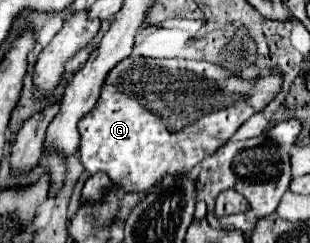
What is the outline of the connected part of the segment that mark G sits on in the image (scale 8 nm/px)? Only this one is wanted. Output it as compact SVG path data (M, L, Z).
M128 56L126 60L118 62L116 68L112 68L112 72L106 76L104 80L104 88L100 92L98 104L92 108L92 112L88 112L80 122L78 122L78 130L80 130L80 162L84 166L84 170L92 176L96 172L104 172L110 176L110 180L122 190L122 192L146 192L150 190L154 184L158 184L158 180L162 180L166 174L184 174L188 170L192 170L196 164L200 164L206 156L214 154L226 140L230 140L230 136L256 112L260 112L266 104L270 104L274 100L274 96L282 90L282 72L280 70L270 70L266 76L258 76L254 80L246 80L242 76L230 74L224 66L220 64L212 64L212 62L198 62L198 60L154 60L154 58L140 58L140 56Z

